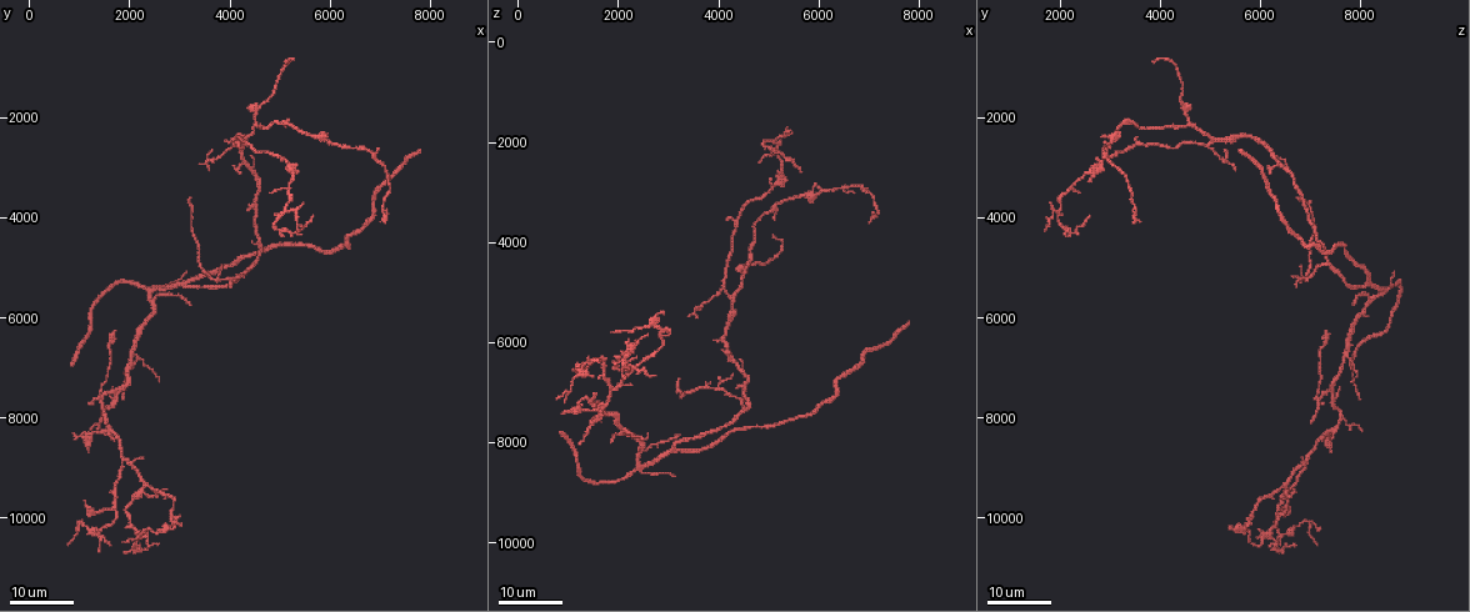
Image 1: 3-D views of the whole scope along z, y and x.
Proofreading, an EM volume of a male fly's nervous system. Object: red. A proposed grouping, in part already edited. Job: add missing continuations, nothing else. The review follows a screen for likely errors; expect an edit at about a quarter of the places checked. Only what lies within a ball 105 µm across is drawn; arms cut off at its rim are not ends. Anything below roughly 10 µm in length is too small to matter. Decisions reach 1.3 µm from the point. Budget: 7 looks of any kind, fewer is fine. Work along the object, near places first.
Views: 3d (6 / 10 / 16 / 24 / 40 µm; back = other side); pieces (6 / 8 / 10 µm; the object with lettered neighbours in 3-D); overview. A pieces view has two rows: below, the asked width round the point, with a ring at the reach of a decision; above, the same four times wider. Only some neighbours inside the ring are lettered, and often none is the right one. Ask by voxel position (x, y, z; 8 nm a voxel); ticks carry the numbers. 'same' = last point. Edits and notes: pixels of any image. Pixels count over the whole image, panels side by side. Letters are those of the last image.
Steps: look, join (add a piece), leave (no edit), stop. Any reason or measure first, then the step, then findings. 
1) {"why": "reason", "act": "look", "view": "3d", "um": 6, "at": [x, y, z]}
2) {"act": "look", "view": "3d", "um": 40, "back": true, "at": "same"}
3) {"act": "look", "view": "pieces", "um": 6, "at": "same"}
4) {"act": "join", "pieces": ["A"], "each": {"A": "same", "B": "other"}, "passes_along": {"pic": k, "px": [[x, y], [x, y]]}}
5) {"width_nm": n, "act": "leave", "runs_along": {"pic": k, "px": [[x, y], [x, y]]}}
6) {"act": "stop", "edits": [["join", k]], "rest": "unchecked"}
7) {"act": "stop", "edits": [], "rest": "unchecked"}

{"why": "an open end", "act": "look", "view": "3d", "um": 24, "at": [1550, 8100, 6950]}

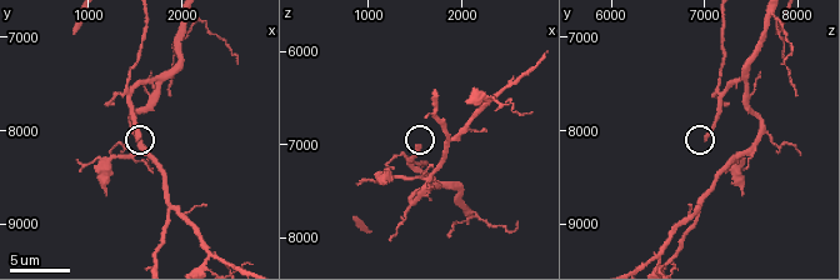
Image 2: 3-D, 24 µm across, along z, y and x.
{"why": "what lies round it", "act": "look", "view": "pieces", "um": 8, "at": [1550, 8100, 7050]}

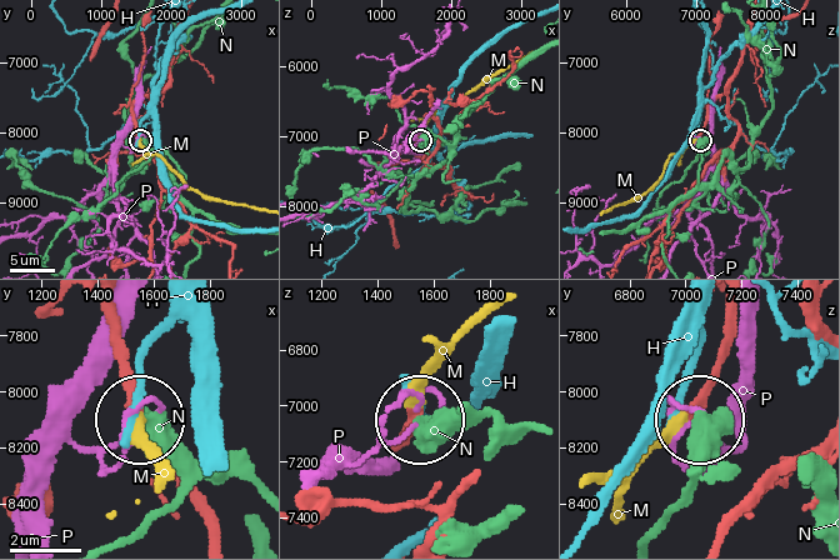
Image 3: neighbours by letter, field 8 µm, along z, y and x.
{"act": "join", "pieces": ["M"], "each": {"H": "other", "M": "same", "N": "other", "P": "other"}, "passes_along": {"pic": 3, "px": [[108, 319], [138, 431], [161, 459]]}, "found": "it goes on there"}

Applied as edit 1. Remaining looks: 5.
{"why": "branch stops here", "act": "look", "view": "pieces", "um": 8, "at": [900, 6950, 7800]}

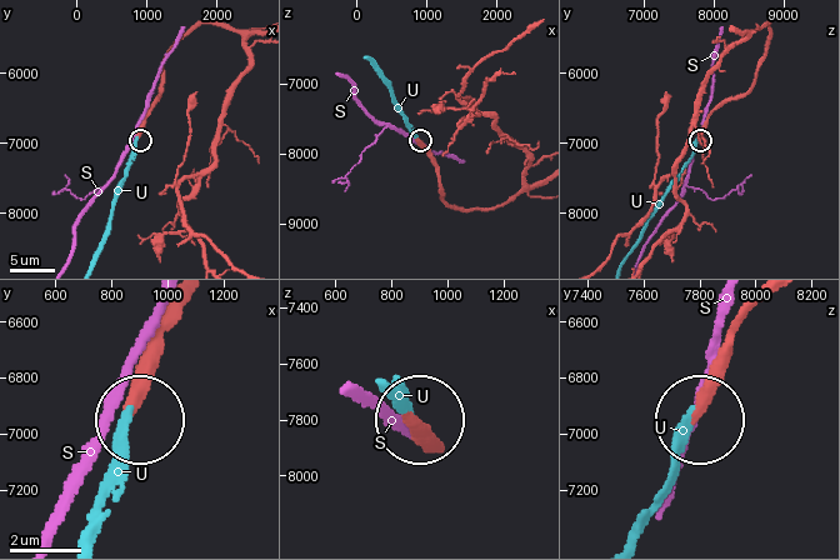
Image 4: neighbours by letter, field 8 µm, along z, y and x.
{"act": "join", "pieces": ["U"], "each": {"S": "other", "U": "same"}, "passes_along": {"pic": 4, "px": [[428, 151], [370, 60]]}, "found": "the cell continues"}

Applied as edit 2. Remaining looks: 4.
{"why": "free end", "act": "look", "view": "3d", "um": 16, "at": [3200, 3600, 6750]}

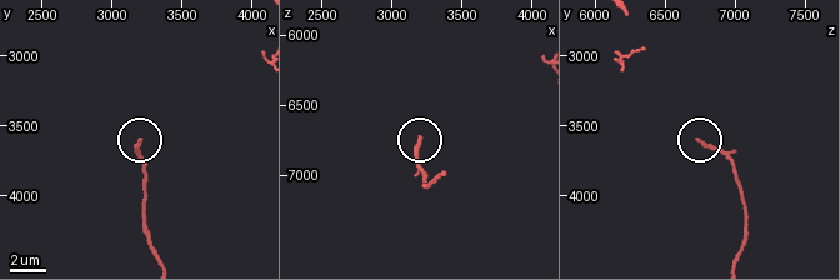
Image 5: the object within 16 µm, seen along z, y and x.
{"act": "look", "view": "pieces", "um": 10, "at": [3200, 3620, 6740]}

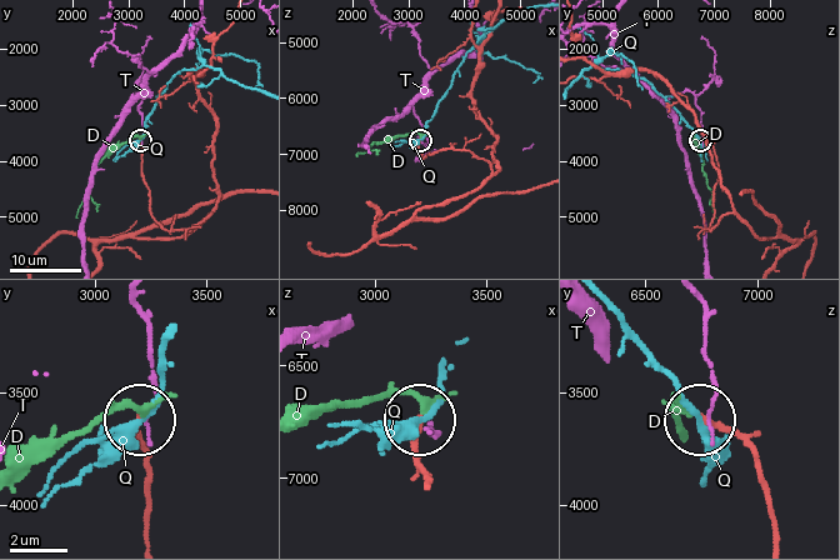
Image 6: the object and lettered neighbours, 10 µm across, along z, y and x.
{"act": "join", "pieces": ["D"], "each": {"D": "same", "Q": "other", "T": "other"}, "passes_along": {"pic": 6, "px": [[146, 470], [139, 415], [125, 408], [60, 434], [24, 465]]}, "found": "it goes on there"}

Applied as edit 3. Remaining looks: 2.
{"act": "stop", "edits": [["join", 3], ["join", 4], ["join", 6]], "rest": "unchecked"}

